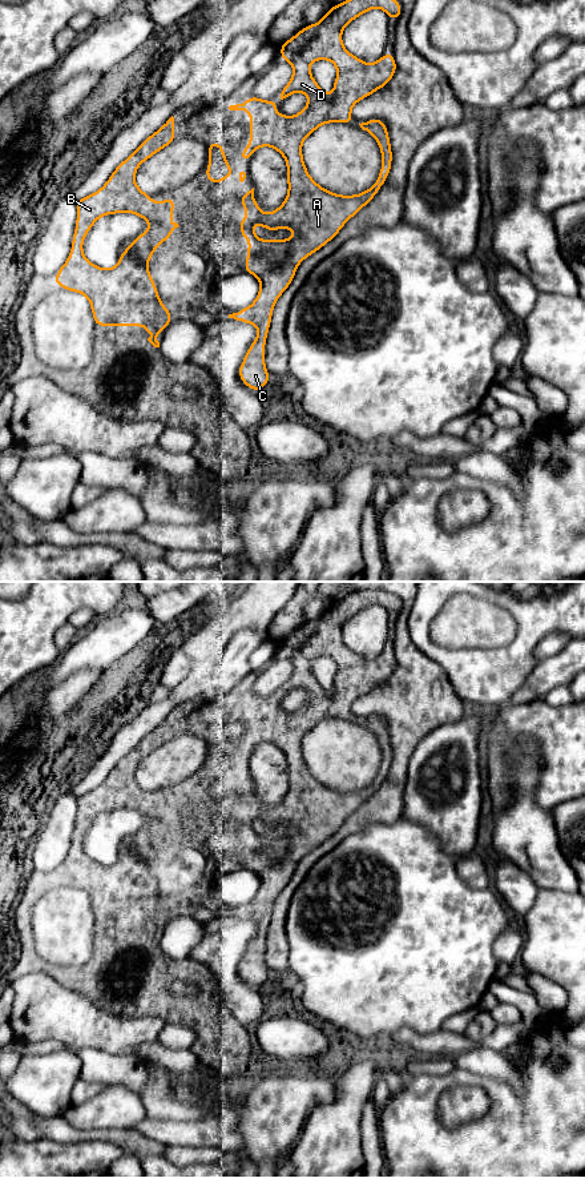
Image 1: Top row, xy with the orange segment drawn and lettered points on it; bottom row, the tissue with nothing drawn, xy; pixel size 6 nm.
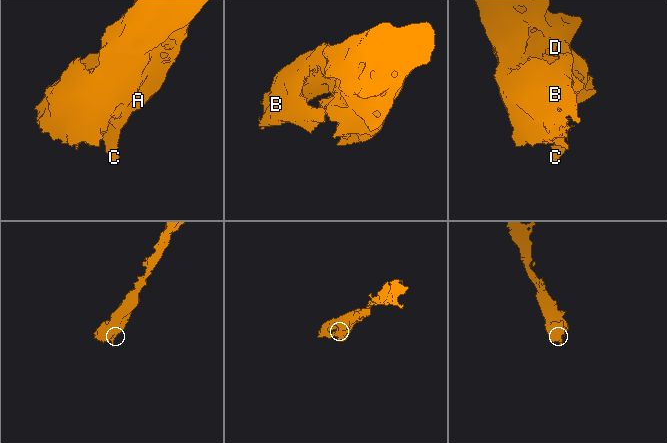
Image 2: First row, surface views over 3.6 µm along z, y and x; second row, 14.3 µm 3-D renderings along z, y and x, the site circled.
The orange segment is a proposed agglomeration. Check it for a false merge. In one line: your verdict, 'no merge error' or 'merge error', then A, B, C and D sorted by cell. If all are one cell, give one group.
no merge error; groups A B C D

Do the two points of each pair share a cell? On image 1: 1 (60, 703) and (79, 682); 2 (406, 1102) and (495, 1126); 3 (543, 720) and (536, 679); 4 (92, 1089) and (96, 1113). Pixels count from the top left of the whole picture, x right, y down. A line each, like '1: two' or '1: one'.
1: one
2: one
3: two
4: two

